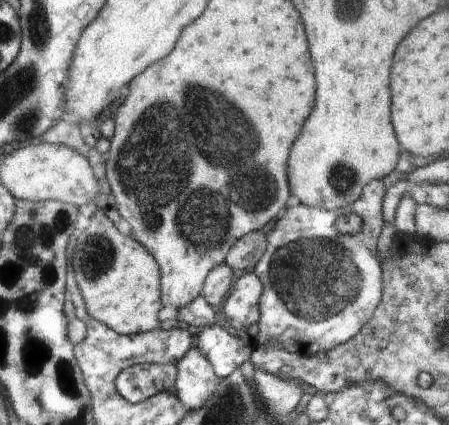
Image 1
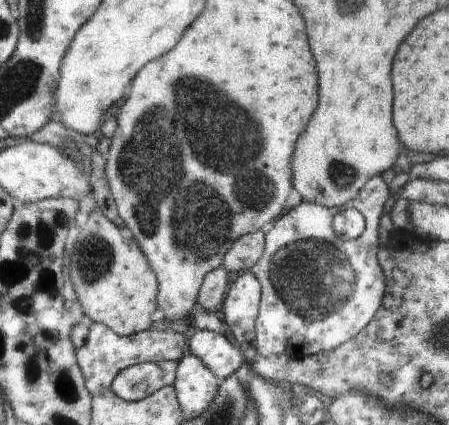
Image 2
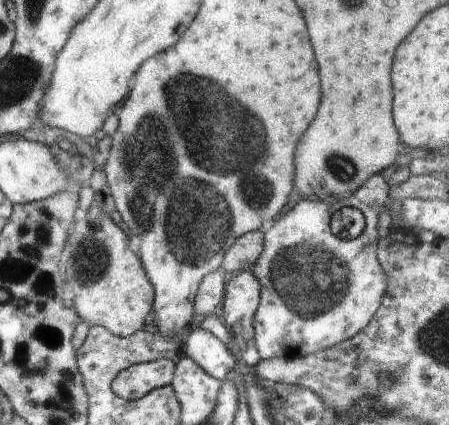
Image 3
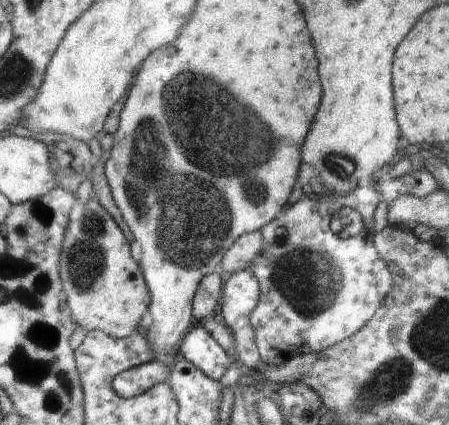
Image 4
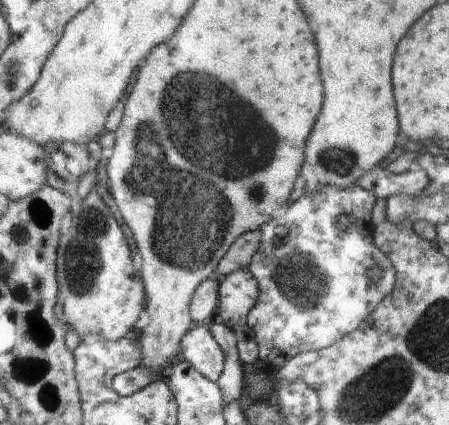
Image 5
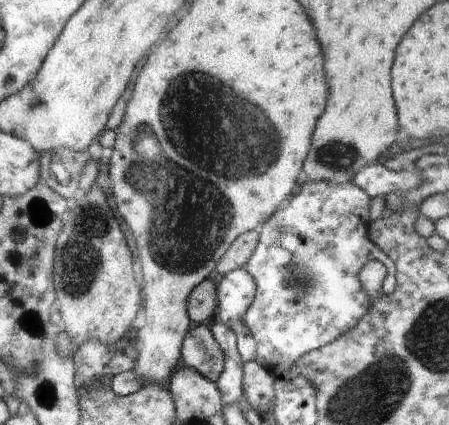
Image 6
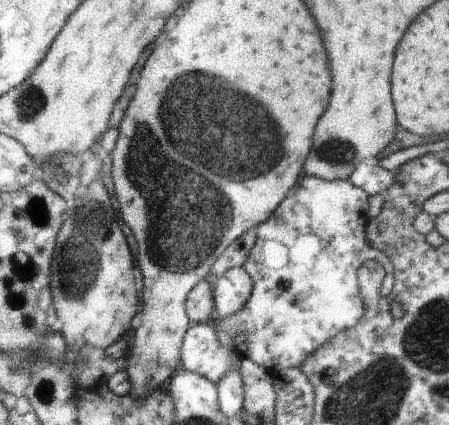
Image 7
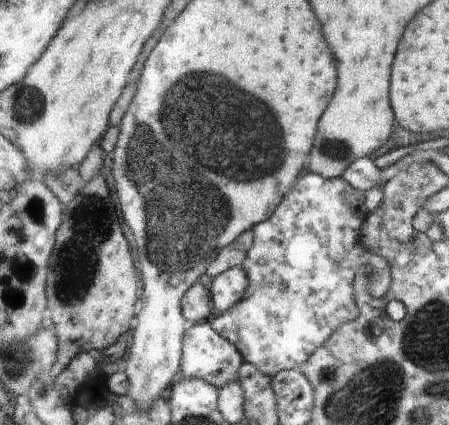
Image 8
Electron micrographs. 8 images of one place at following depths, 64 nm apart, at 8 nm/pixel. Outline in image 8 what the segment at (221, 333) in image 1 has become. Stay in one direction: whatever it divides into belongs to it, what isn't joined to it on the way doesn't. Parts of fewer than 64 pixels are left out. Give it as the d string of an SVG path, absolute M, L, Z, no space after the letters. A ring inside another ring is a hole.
M209 320L193 323L188 325L183 336L178 378L201 378L220 389L232 380L237 380L243 362L242 355L238 350L212 328Z

